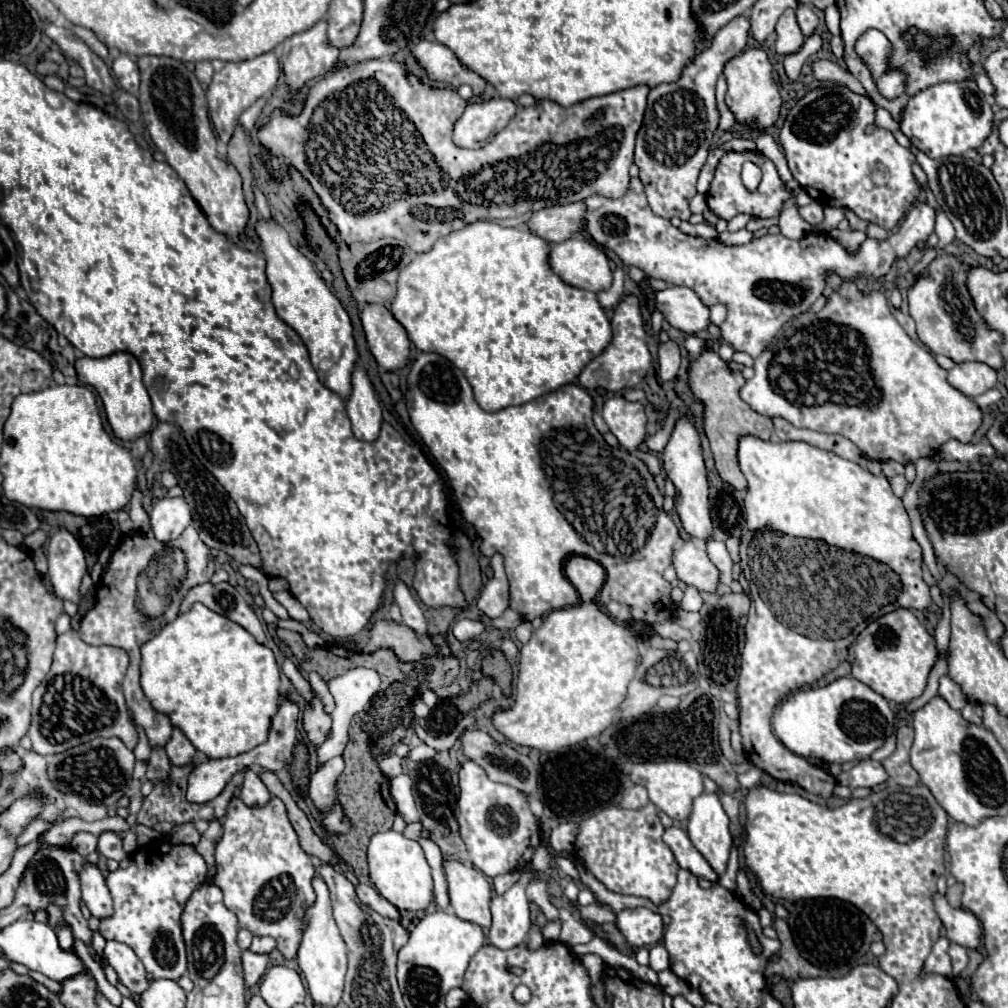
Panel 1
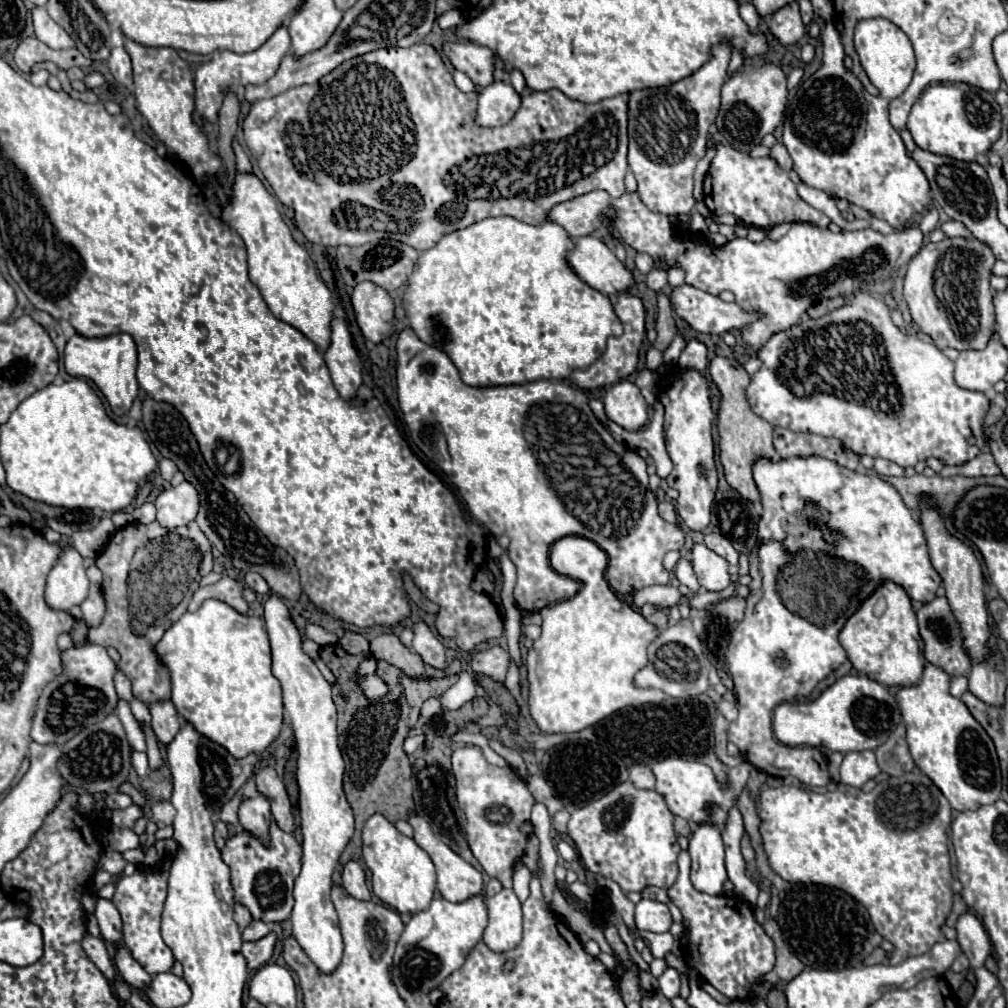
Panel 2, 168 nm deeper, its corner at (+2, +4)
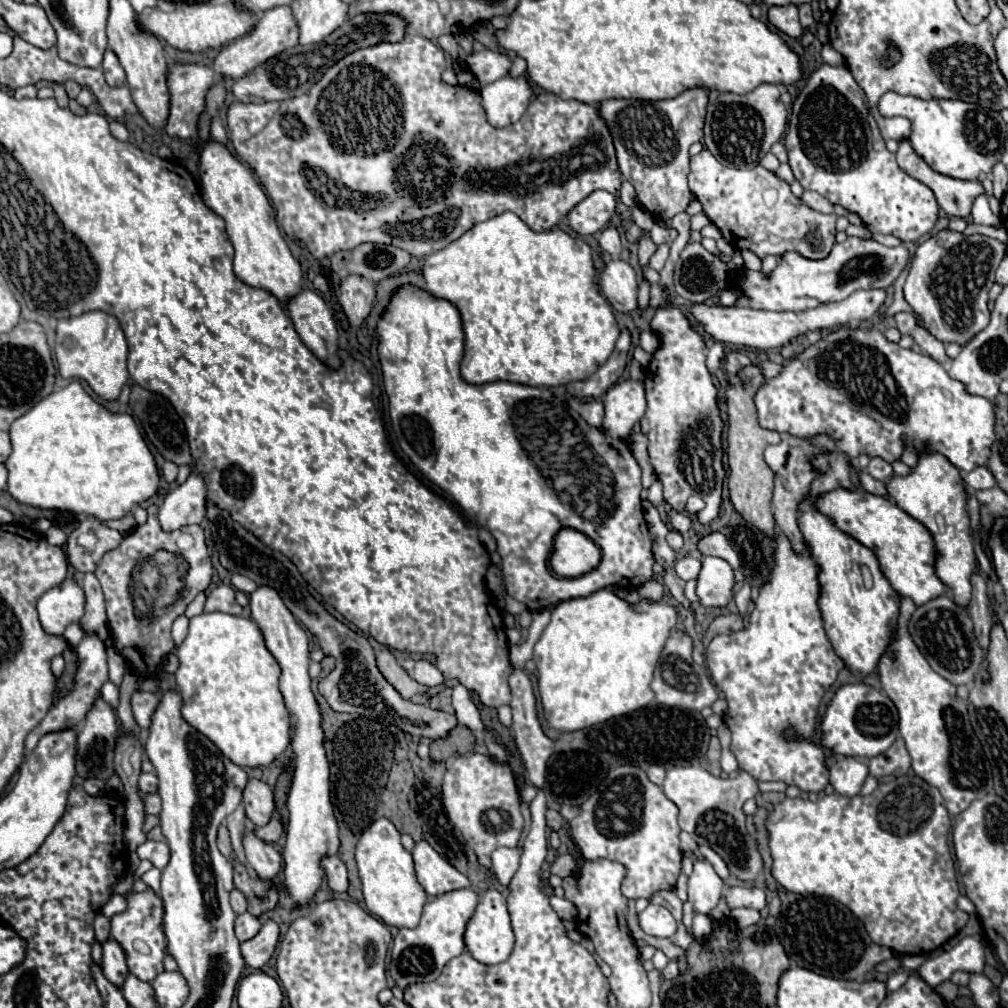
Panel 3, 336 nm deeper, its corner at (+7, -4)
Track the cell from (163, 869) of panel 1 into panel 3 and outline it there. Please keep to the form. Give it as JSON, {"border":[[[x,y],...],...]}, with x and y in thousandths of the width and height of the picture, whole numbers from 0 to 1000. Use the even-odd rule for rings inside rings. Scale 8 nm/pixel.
{"border":[[[146,880],[142,886],[126,886],[126,902],[110,910],[110,930],[120,938],[126,949],[128,965],[138,969],[140,973],[150,975],[158,965],[162,965],[162,949],[164,949],[164,928],[162,928],[162,894],[160,890]],[[136,936],[138,939],[136,941]]]}

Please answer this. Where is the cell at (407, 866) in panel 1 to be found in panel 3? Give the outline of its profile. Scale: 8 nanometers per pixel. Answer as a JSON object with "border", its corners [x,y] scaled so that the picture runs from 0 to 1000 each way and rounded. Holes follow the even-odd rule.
{"border":[[[374,813],[356,830],[352,840],[352,852],[356,860],[356,870],[360,876],[362,898],[368,908],[378,912],[382,918],[390,920],[412,920],[418,912],[420,898],[424,894],[422,882],[414,874],[410,850],[400,842],[396,834],[396,824],[386,813]]]}

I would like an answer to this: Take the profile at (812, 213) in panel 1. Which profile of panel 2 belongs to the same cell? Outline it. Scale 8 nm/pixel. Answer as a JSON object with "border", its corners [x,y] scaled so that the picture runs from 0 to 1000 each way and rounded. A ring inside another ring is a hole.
{"border":[[[716,142],[710,144],[710,154],[704,160],[704,168],[698,178],[698,201],[708,213],[730,213],[732,221],[738,225],[764,227],[774,221],[806,221],[813,227],[819,227],[823,223],[823,217],[817,211],[802,203],[792,193],[790,184],[768,158],[748,158]]]}

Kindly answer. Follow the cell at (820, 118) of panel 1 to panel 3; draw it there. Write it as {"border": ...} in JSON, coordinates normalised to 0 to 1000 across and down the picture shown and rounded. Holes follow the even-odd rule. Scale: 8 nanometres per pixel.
{"border":[[[814,63],[801,78],[781,120],[779,148],[797,188],[811,189],[824,201],[850,211],[864,231],[882,231],[902,241],[926,227],[932,213],[926,189],[892,168],[840,66]]]}

